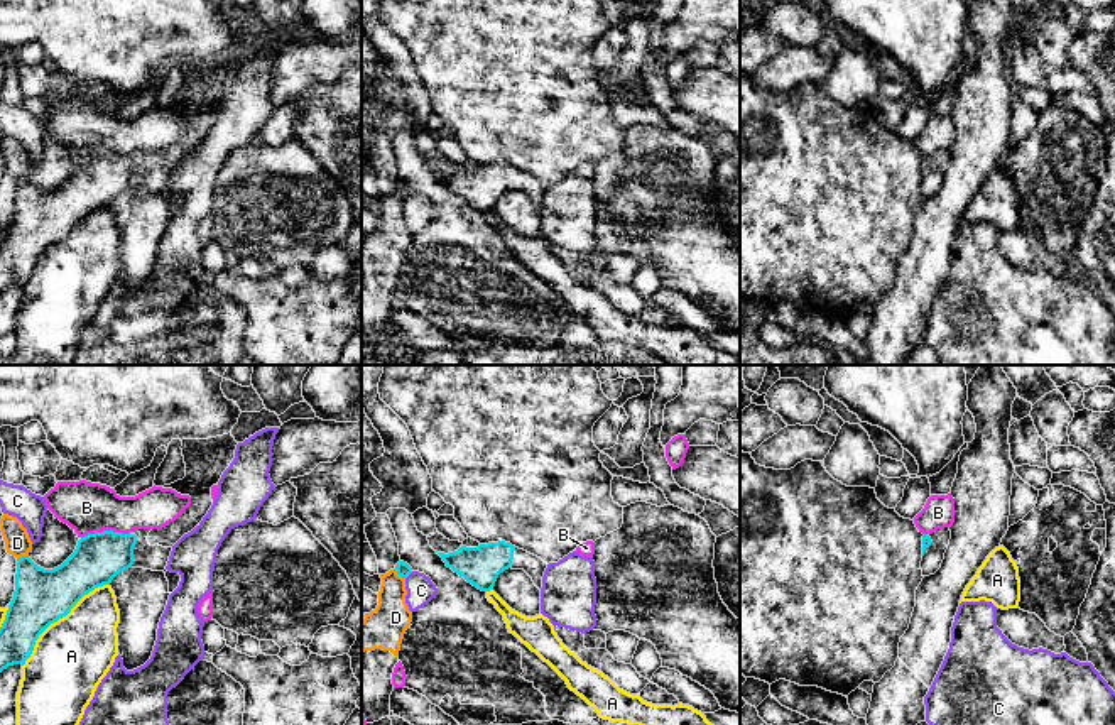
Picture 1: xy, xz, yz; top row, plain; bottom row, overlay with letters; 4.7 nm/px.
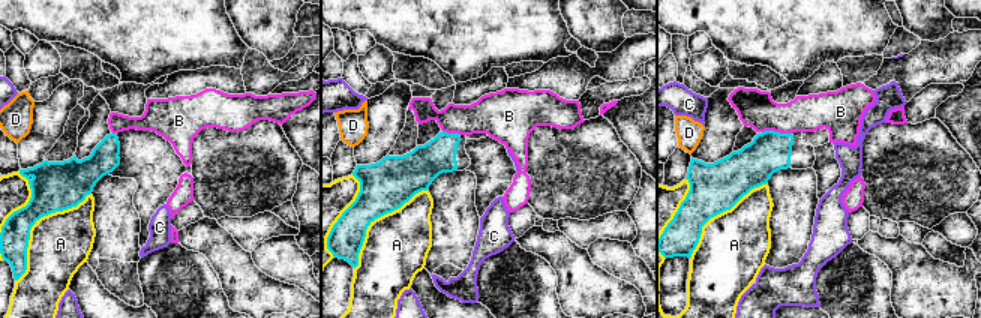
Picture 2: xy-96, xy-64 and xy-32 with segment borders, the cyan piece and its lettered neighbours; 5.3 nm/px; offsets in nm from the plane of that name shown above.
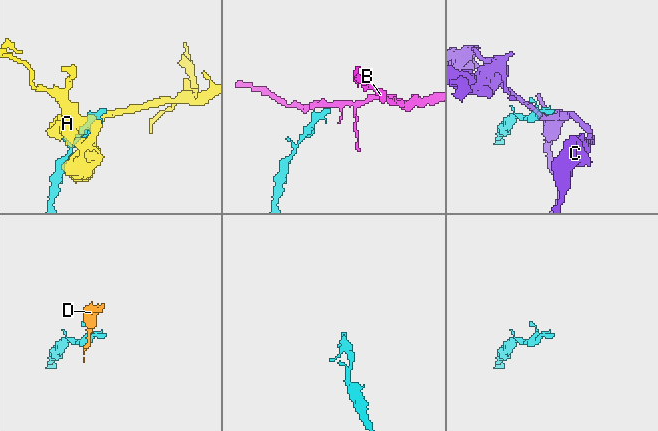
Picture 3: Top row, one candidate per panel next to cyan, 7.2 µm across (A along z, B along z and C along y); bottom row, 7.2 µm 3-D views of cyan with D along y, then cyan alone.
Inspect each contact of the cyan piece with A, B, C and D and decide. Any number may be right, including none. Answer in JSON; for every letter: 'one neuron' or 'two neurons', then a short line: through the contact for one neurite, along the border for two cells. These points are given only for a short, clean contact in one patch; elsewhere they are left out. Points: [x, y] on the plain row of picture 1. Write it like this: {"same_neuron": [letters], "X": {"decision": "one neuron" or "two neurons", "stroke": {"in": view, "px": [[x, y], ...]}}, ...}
{"same_neuron": [], "A": {"decision": "two neurons"}, "B": {"decision": "two neurons", "stroke": {"in": "xy", "px": [[129, 154], [95, 152], [81, 159]]}}, "C": {"decision": "two neurons"}, "D": {"decision": "two neurons", "stroke": {"in": "xz", "px": [[396, 186], [396, 193], [404, 200]]}}}

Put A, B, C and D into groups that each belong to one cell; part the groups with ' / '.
A / B / C / D

